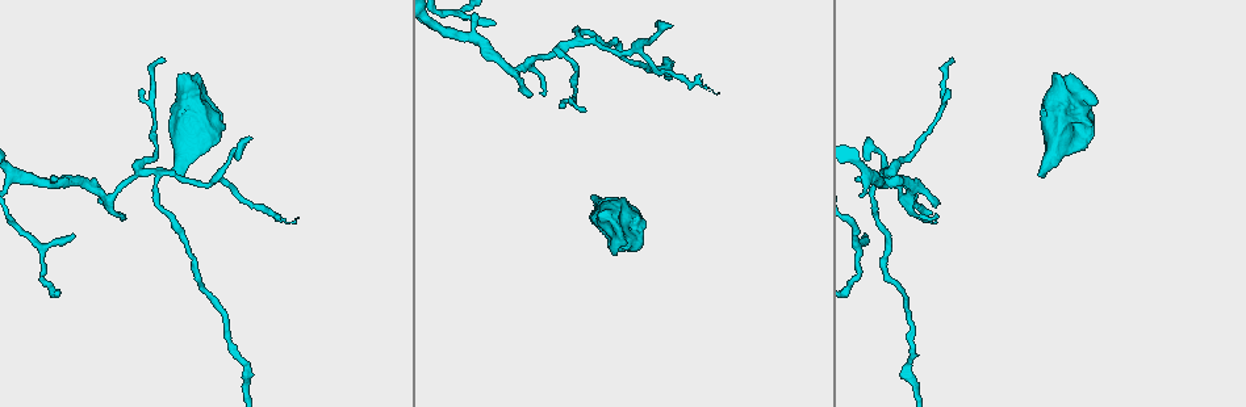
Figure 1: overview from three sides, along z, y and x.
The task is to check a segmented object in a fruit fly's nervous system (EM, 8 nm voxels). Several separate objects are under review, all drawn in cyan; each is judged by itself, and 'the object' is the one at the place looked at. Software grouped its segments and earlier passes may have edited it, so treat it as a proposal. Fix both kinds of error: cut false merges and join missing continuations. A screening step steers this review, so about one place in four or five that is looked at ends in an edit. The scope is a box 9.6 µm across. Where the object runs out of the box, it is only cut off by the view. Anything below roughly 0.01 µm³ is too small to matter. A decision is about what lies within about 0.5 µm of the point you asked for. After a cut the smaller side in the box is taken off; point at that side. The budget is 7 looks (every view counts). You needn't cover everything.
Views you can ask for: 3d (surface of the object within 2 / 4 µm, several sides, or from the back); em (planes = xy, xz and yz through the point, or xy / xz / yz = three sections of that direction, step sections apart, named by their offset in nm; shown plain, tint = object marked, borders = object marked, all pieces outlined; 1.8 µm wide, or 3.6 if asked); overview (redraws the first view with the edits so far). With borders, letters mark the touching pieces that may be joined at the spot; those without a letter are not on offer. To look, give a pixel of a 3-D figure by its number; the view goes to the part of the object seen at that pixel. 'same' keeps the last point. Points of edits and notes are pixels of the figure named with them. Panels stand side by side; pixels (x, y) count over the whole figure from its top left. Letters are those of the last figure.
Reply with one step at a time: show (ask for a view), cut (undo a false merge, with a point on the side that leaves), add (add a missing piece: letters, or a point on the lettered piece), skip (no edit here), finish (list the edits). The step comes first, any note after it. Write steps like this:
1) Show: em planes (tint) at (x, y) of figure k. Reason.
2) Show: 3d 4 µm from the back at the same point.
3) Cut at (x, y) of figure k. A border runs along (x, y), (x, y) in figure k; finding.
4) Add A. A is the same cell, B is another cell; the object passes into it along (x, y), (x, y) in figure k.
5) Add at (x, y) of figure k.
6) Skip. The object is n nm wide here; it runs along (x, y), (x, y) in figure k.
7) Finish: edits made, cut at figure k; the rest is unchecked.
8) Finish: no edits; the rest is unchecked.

Show: 3d 4 µm at (1041, 174) of figure 1. Free end.

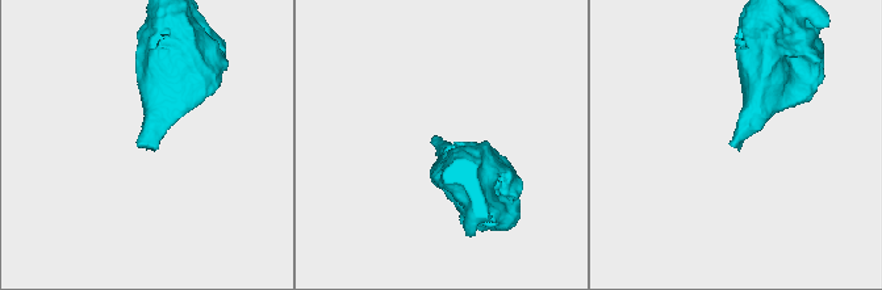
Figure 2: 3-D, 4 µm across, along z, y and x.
Show: em 3.6 µm xy step 8 (borders) at (733, 146) of figure 2. Now the EM.

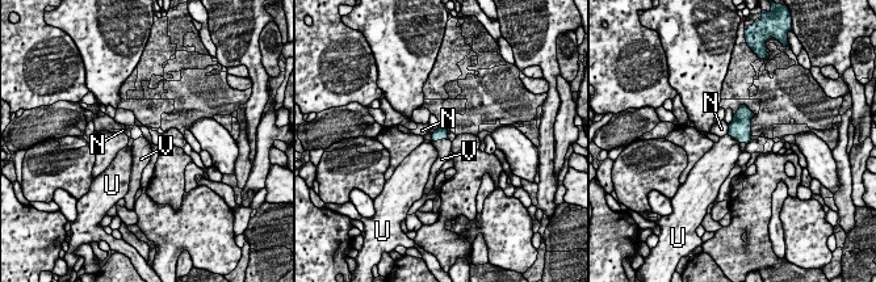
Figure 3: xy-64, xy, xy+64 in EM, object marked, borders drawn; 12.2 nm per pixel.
Add V. V is the same cell, N and U are other cells; the object passes into it along (441, 133), (440, 139), (444, 147) in figure 3; the cell continues.

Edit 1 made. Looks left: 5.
Show: em 3.6 µm xy step 8 (tint) at (639, 243) of figure 1. Stops while still wide.

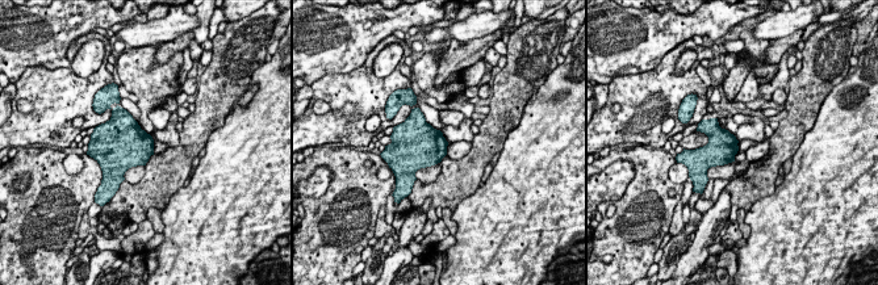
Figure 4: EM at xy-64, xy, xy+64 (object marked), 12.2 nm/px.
Show: em 3.6 µm xy step 8 (borders) at the same point. See the neighbours.

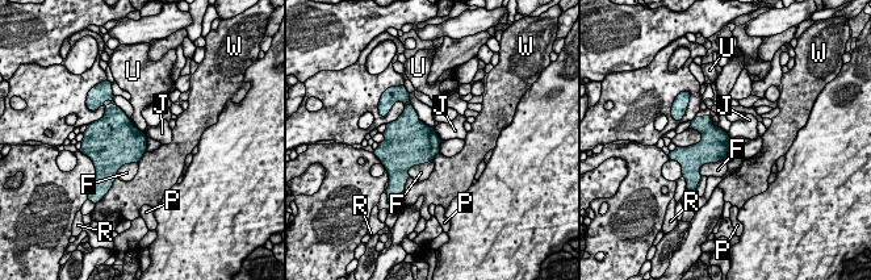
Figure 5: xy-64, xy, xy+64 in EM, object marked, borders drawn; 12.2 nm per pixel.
Skip. The object is 360 nm wide here; F, J, P, R, U and W are other cells; a border runs along (434, 129), (442, 140) in figure 5; no lettered piece goes on from it.

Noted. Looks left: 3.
Show: em xy step 8 (tint) at (870, 138) of figure 1. An open end.

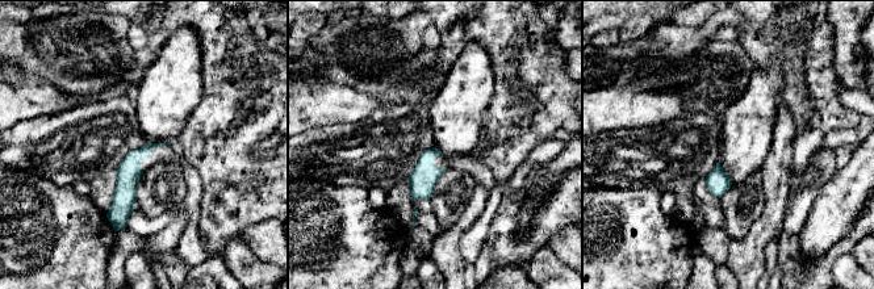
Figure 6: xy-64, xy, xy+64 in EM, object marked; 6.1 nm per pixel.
Show: em planes (borders) at the same point.

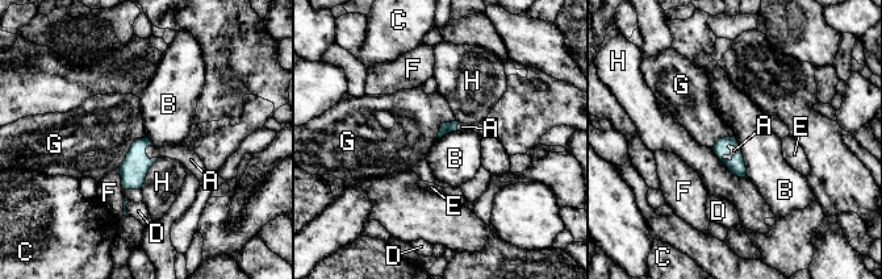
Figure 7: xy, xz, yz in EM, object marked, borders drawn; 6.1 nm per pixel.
Add A. A is the same cell, B, C, D, E, F, G and H are other cells; the object passes into it along (736, 166), (732, 158), (734, 150) in figure 7; the cell continues.

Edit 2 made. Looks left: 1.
Finish: edits made, add at figure 3, add at figure 7; the rest is unchecked.

